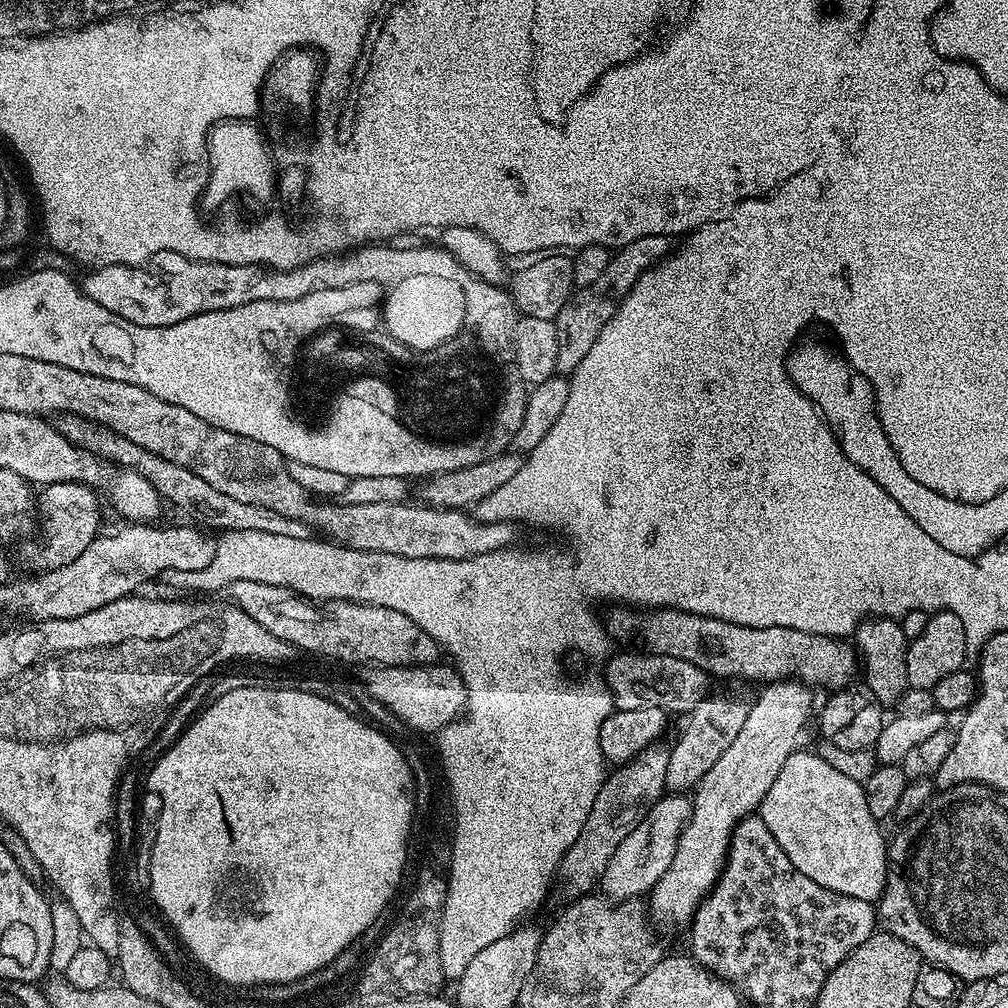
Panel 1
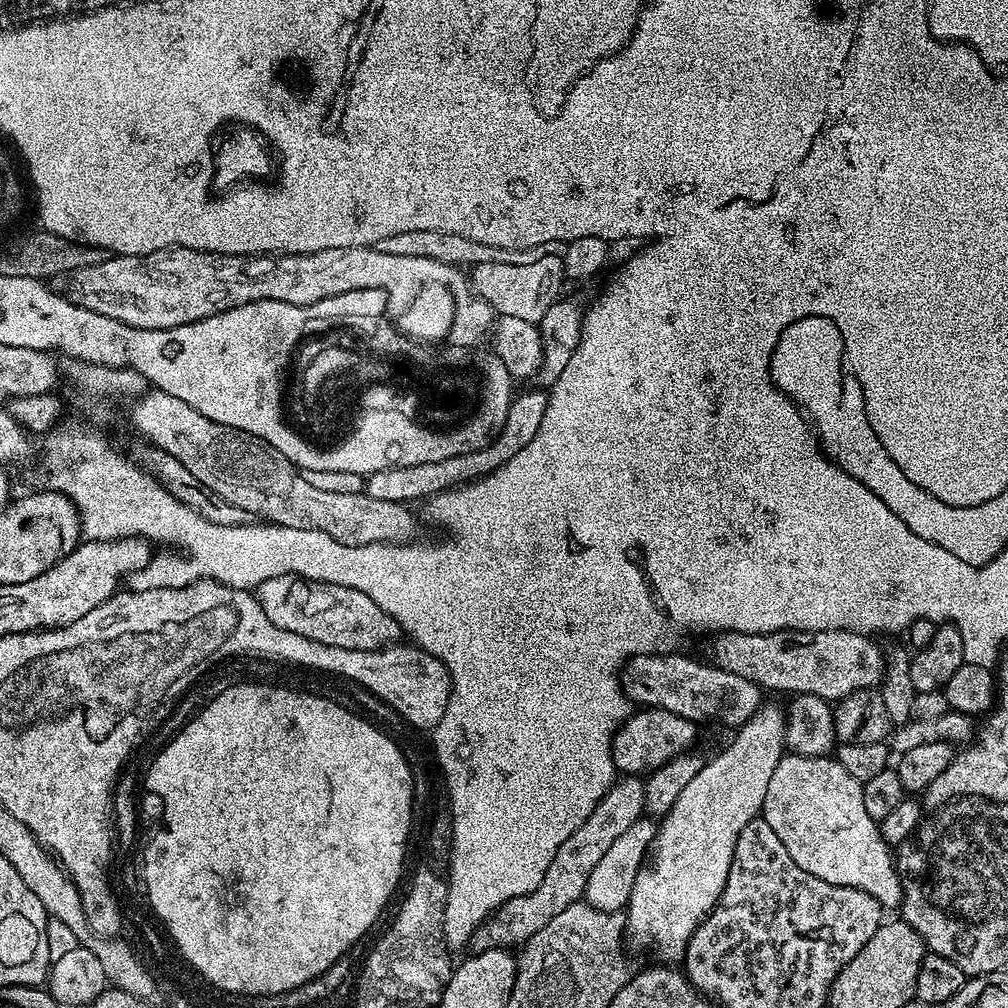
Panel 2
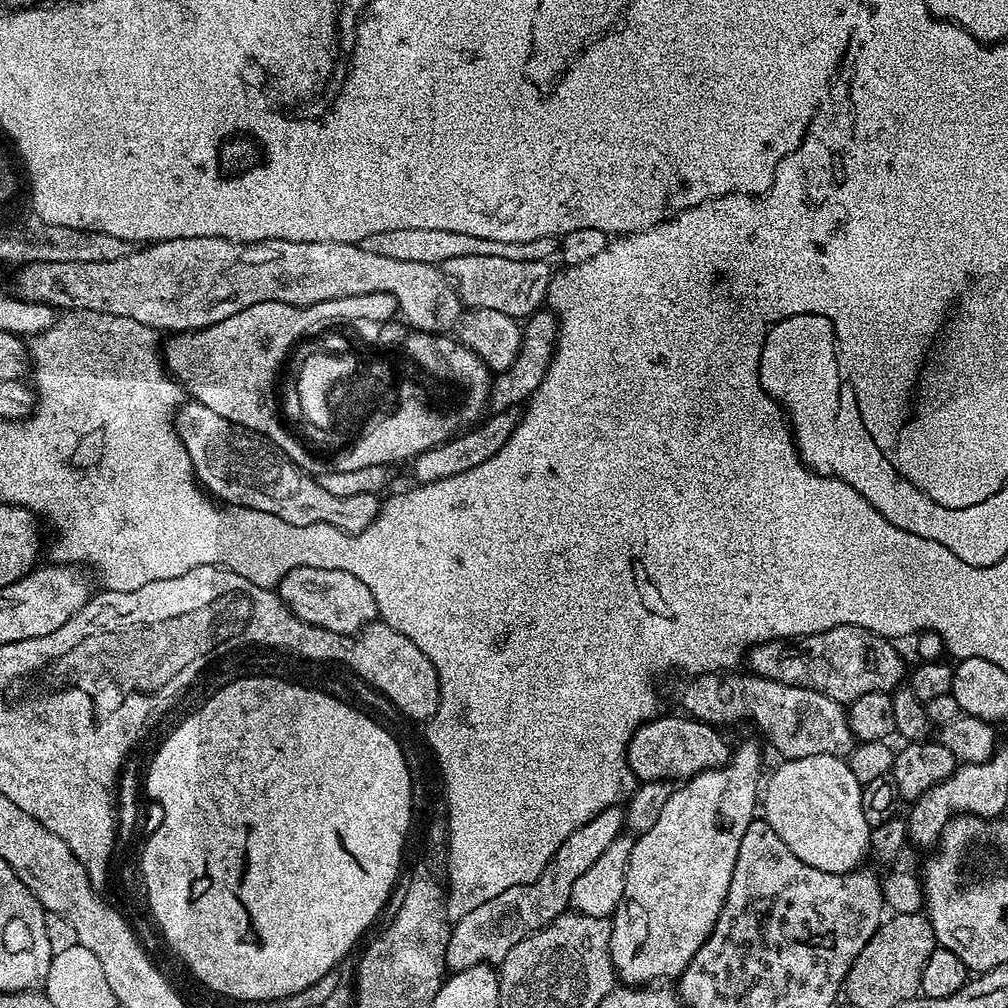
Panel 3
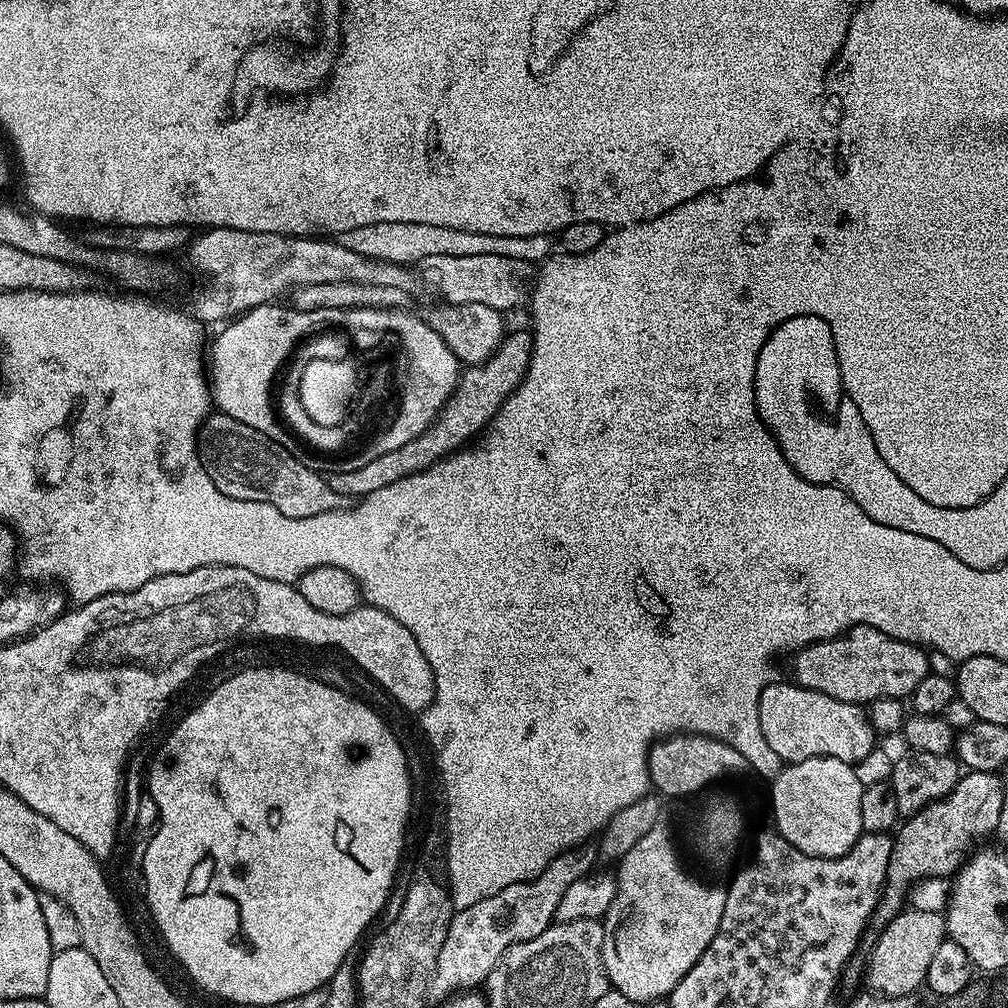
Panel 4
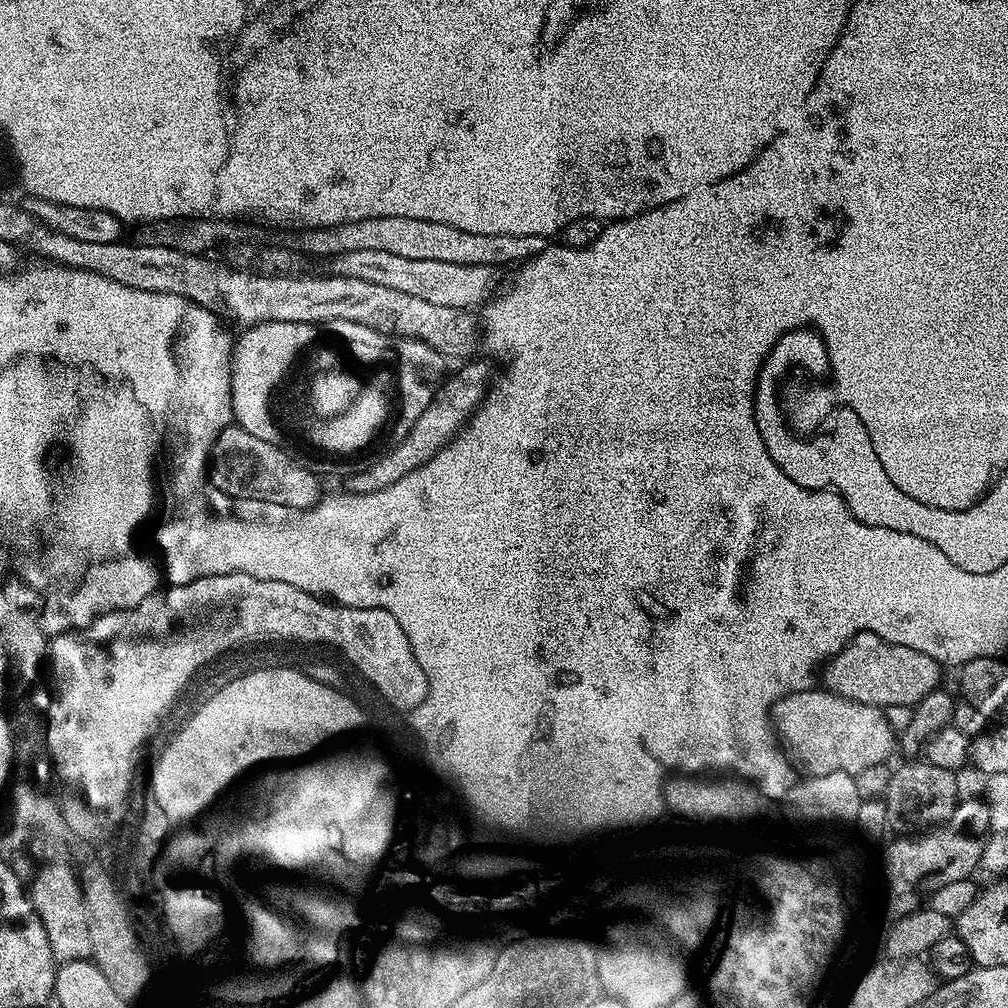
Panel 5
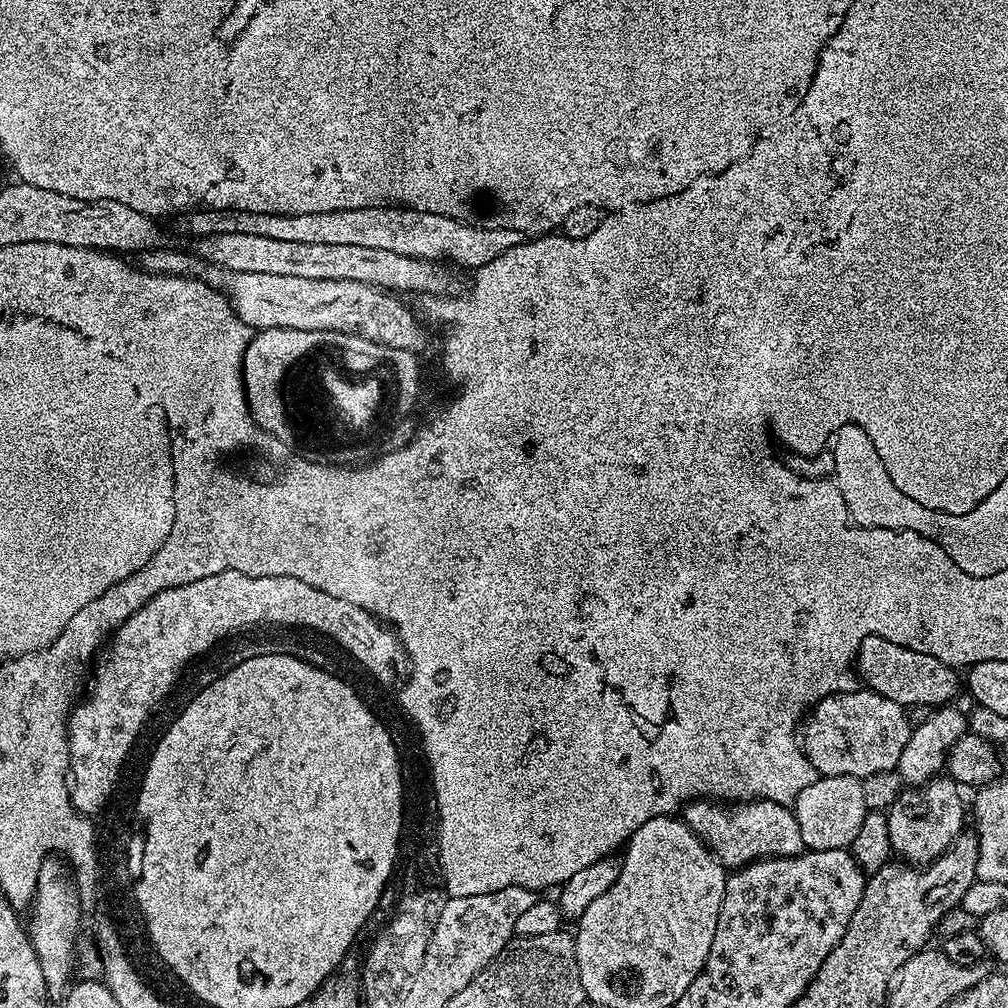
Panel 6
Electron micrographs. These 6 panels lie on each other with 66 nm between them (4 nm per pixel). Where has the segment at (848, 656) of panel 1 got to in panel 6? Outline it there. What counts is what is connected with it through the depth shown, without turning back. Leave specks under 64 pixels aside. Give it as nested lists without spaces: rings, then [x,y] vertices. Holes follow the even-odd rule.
[[[881,636],[862,638],[860,649],[856,652],[855,671],[859,679],[864,680],[869,689],[882,698],[890,698],[890,702],[903,704],[905,709],[924,708],[931,710],[937,706],[948,706],[962,691],[962,680],[957,669],[951,664],[942,662],[942,658],[934,658],[934,654],[922,654],[918,650],[910,650],[906,646],[898,646],[898,642],[890,642]]]

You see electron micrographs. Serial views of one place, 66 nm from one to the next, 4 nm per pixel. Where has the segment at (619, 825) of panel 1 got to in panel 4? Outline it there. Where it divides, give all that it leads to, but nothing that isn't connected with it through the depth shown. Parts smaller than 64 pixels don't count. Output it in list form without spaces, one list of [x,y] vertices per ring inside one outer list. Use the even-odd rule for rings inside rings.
[[[577,846],[562,853],[561,856],[556,856],[548,863],[546,870],[542,870],[534,880],[511,884],[506,886],[506,890],[498,890],[498,894],[490,898],[482,898],[482,902],[474,902],[474,906],[455,909],[446,924],[446,942],[442,942],[442,950],[438,950],[438,962],[430,985],[431,999],[443,1002],[448,997],[457,995],[461,990],[470,990],[475,986],[483,985],[488,979],[490,970],[494,970],[494,966],[510,946],[518,942],[526,942],[550,927],[556,918],[558,902],[562,902],[566,890],[570,890],[570,885],[578,882],[578,878],[589,875],[593,871],[592,863],[597,863],[597,849],[588,847],[592,846]]]

